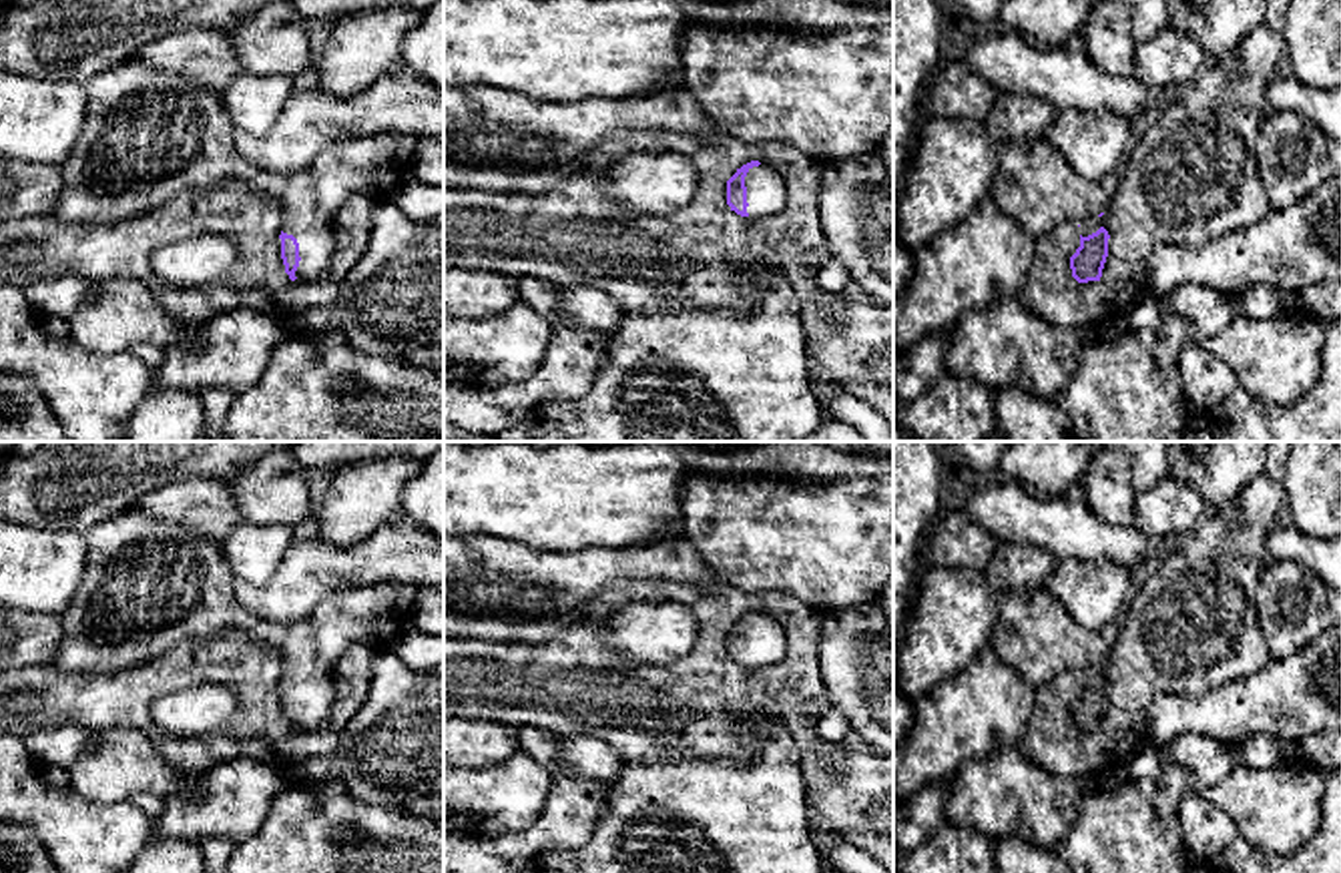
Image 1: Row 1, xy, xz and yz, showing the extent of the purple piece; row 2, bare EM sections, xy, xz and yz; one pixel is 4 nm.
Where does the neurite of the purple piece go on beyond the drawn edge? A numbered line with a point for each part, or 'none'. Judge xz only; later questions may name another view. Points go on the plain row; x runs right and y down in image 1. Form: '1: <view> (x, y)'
1: xz (765, 639)

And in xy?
1: xy (149, 585)

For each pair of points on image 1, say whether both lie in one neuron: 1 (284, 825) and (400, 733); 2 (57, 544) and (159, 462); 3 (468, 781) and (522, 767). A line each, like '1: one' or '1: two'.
1: two
2: two
3: one

